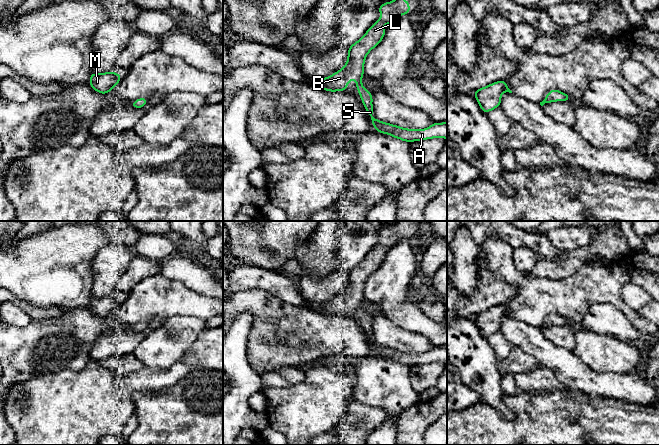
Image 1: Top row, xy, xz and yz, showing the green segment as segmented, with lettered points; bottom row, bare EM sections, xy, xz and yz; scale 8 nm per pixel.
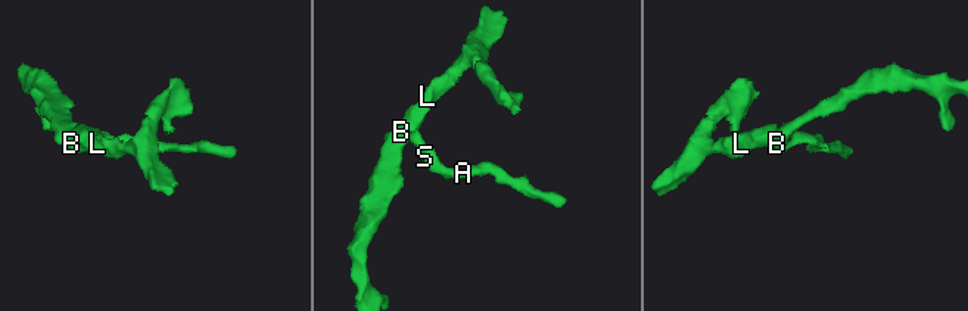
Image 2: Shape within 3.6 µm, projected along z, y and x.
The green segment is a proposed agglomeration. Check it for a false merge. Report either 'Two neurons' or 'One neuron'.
One neuron

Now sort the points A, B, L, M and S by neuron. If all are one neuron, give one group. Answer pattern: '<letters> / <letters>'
A B L M S

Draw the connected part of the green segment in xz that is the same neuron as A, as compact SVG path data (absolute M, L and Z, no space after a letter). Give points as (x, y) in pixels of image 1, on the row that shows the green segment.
M394 0L383 3L378 7L379 13L383 15L368 29L362 38L352 44L348 49L348 59L345 66L333 75L322 78L318 81L319 87L325 91L342 91L348 87L352 77L356 79L355 86L358 88L358 94L362 98L362 103L371 117L371 123L375 130L380 133L391 135L406 142L432 139L442 137L447 139L447 122L433 123L426 129L405 129L397 125L392 125L379 121L373 117L372 94L362 86L362 76L364 74L364 61L367 54L377 46L383 39L386 28L381 27L381 23L390 25L399 16L411 14L409 10L410 2L408 0Z

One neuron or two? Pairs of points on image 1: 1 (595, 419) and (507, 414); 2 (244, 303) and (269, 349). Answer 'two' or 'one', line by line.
1: two
2: one

